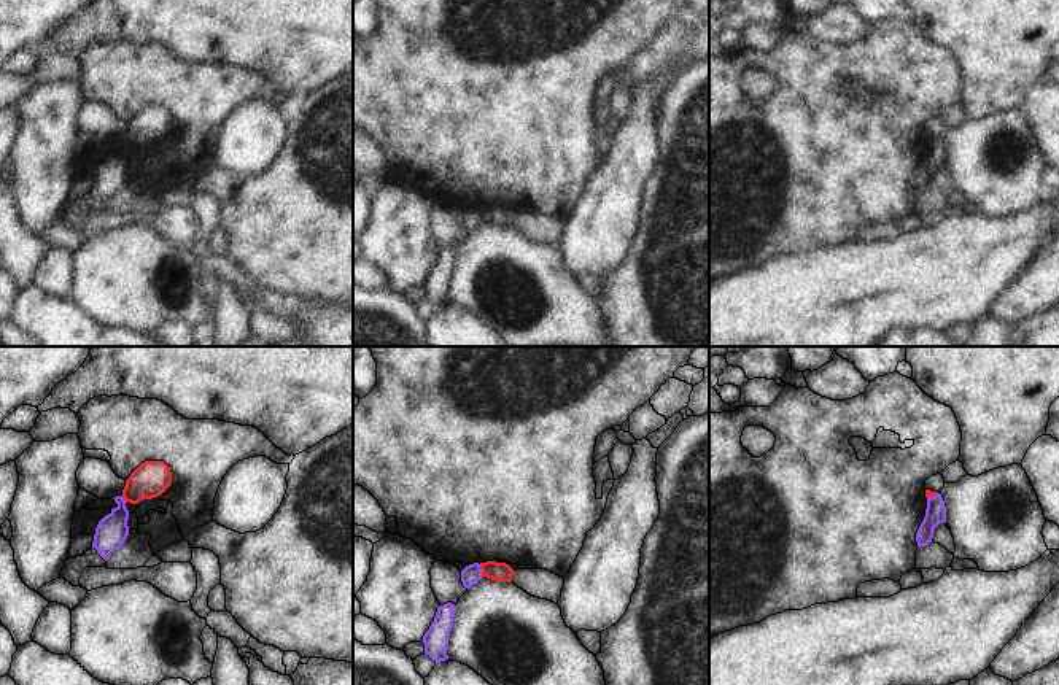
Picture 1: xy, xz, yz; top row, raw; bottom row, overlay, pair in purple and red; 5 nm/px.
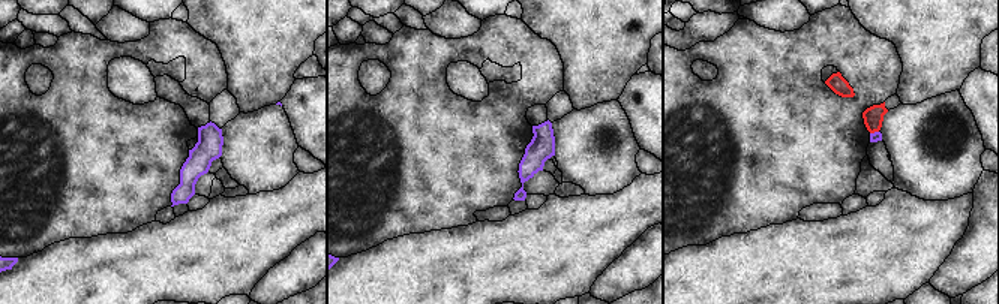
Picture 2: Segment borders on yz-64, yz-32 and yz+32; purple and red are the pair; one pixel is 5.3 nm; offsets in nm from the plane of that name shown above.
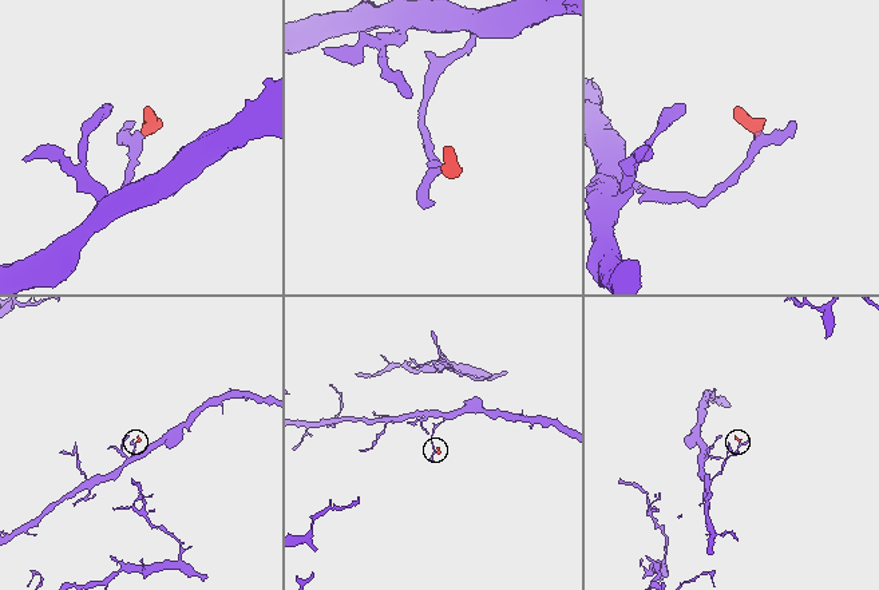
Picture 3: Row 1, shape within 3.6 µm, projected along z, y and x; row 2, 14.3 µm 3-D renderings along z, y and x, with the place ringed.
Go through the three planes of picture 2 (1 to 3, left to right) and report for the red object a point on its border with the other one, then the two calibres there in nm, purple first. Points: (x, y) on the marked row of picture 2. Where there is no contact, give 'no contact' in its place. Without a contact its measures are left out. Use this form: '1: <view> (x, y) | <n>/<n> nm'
1: no contact
2: no contact
3: yz+32 (875, 132) | 50/110 nm

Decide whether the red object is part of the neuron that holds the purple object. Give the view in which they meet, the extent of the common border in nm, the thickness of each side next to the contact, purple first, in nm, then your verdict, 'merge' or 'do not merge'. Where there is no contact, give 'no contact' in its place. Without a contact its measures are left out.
xz | 70 nm | 100/100 nm | do not merge

